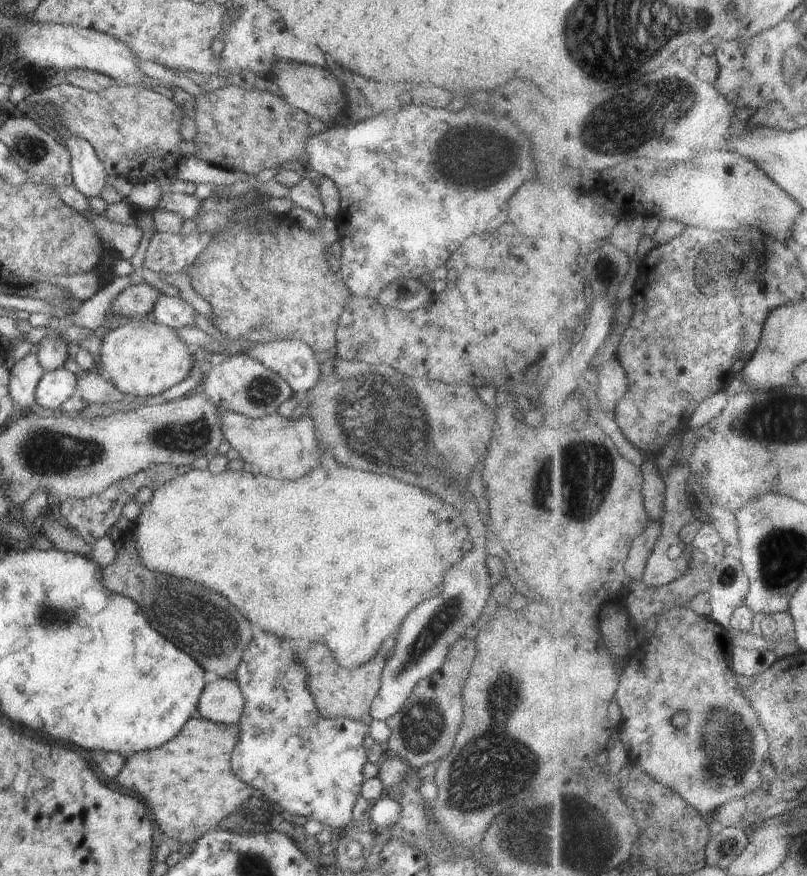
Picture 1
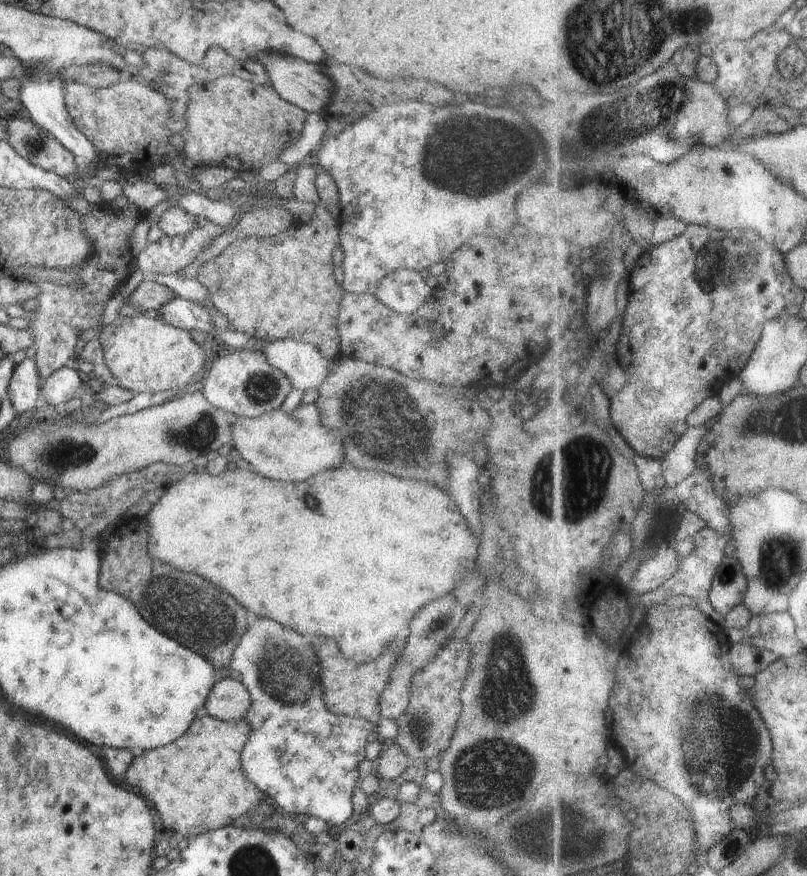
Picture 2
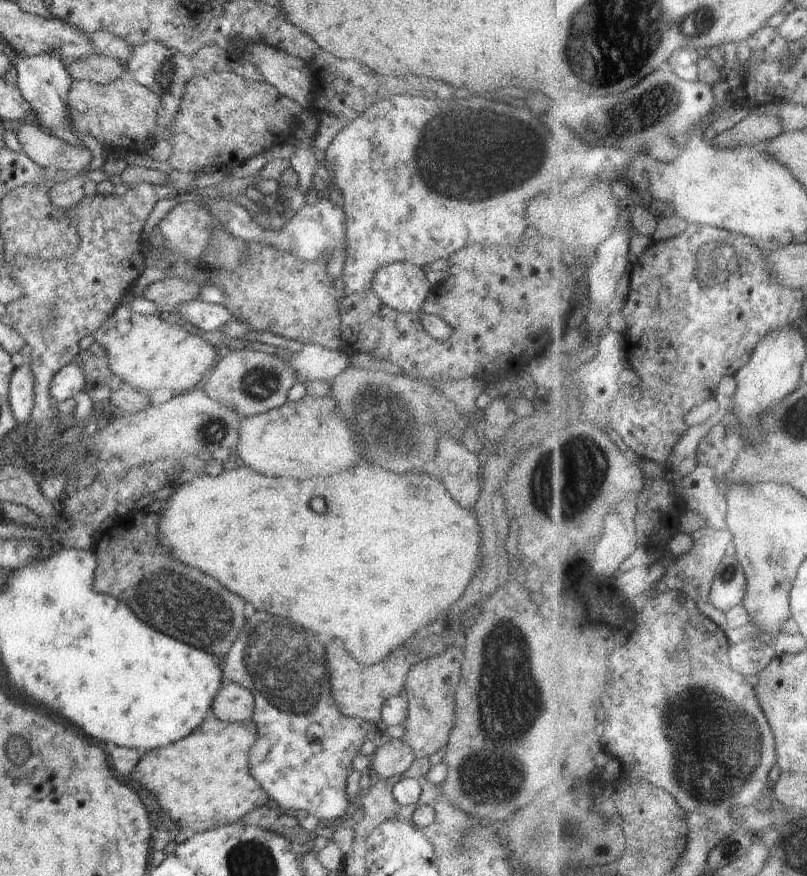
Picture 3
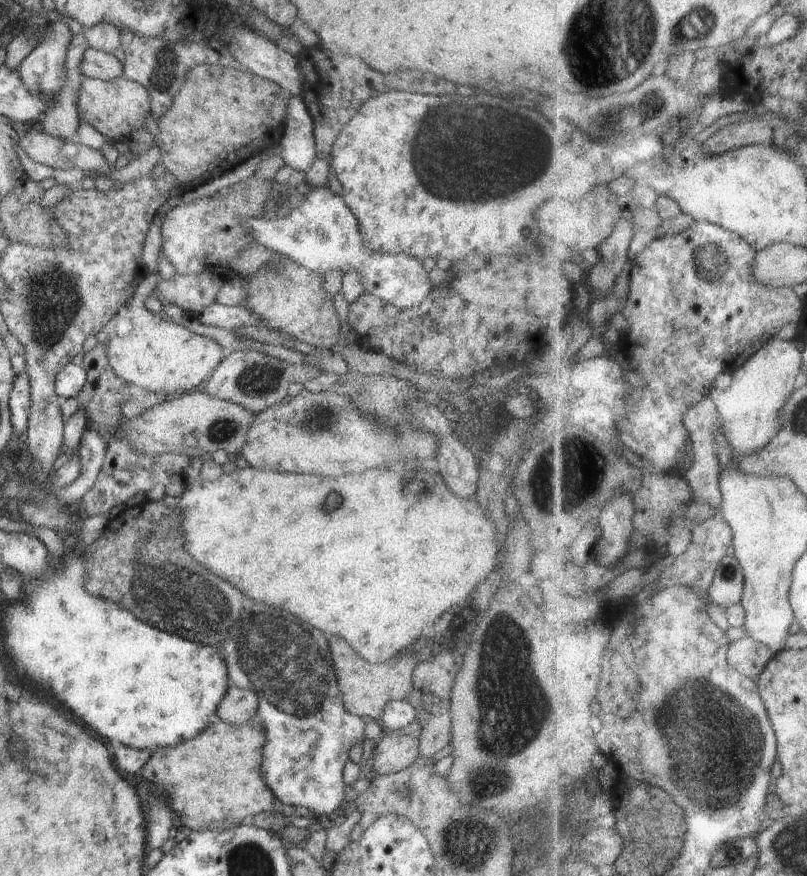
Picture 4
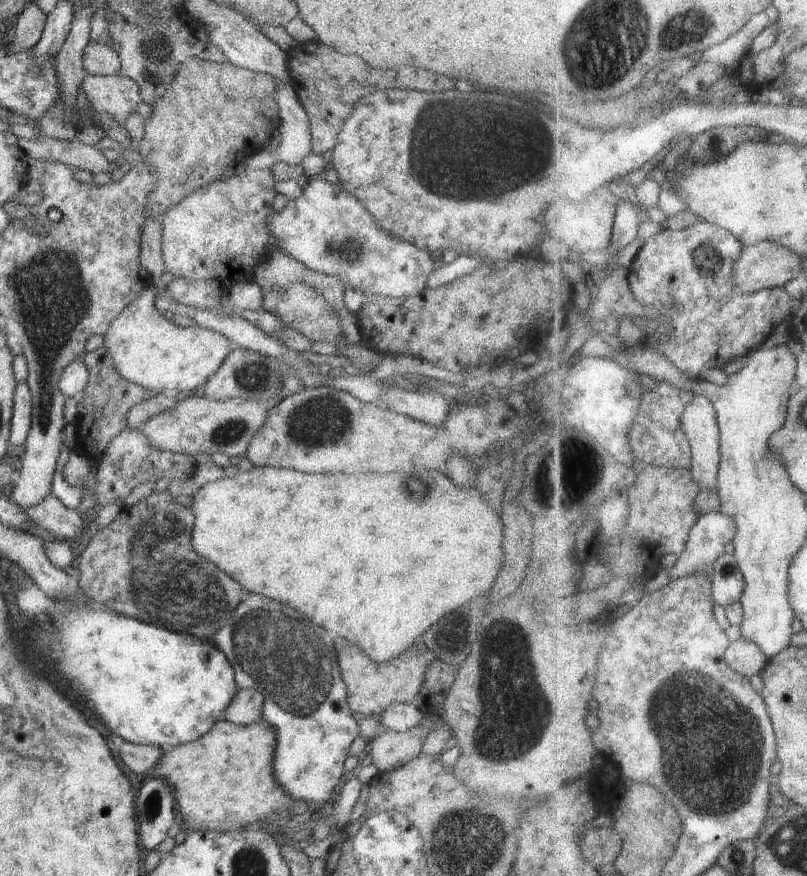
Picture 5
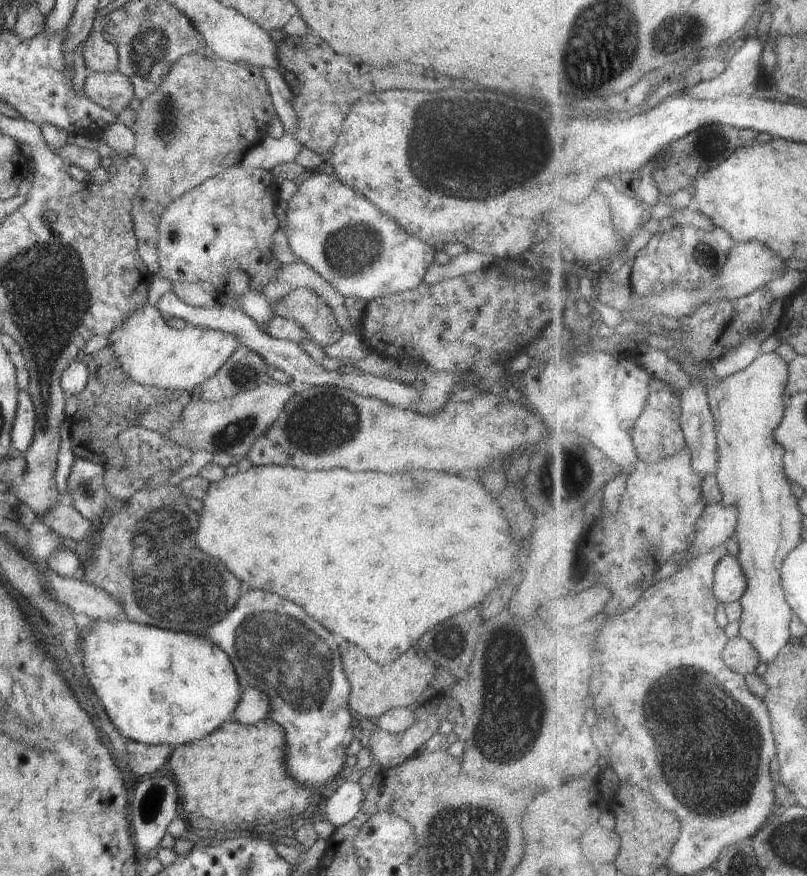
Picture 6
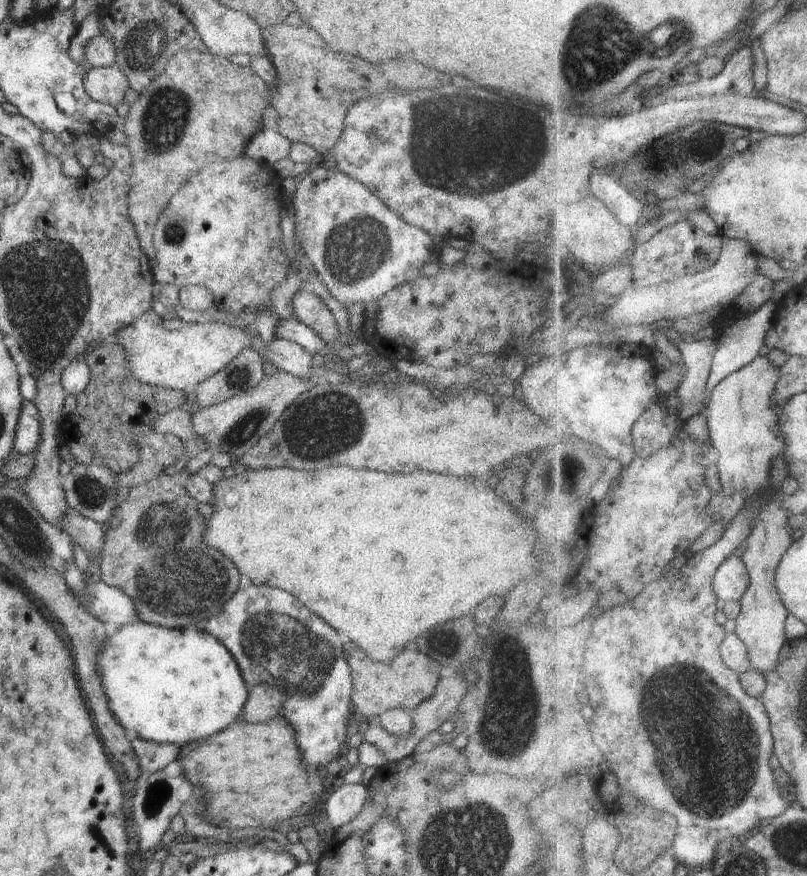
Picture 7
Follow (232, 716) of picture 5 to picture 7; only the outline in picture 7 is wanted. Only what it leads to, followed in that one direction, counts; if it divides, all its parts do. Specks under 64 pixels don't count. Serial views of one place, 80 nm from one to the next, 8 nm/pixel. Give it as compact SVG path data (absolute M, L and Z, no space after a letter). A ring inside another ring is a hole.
M265 684L248 688L248 698L241 710L241 719L247 723L266 722L278 716L286 704L286 694Z

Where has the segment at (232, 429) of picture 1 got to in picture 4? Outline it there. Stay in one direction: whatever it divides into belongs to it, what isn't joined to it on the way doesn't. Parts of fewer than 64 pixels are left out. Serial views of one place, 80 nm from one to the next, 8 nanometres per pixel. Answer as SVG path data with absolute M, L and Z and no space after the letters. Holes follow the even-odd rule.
M304 389L297 396L286 395L282 402L256 413L239 454L256 470L334 477L390 462L408 462L412 458L429 460L437 456L438 436L427 429L416 428L408 422L408 430L402 428L404 434L398 438L394 434L398 430L384 430L376 422L360 418L360 414L348 396L335 390L314 393Z

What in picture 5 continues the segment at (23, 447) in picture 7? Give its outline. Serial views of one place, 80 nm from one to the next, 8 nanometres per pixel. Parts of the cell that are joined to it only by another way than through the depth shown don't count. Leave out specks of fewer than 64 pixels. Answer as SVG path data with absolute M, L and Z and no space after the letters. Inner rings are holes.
M17 382L14 392L14 409L11 419L9 441L16 446L24 446L31 427L32 398L26 382Z

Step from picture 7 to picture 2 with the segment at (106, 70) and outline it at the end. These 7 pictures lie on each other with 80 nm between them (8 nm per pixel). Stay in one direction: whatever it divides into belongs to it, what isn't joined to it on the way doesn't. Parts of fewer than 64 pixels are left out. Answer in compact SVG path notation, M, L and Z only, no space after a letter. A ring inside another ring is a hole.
M134 77L128 82L114 83L103 89L95 89L74 81L66 82L63 97L71 120L94 145L103 166L116 166L116 168L120 168L123 175L146 175L151 173L156 164L161 163L157 150L168 145L168 138L174 133L167 127L167 121L171 115L171 104L160 91L138 77Z

